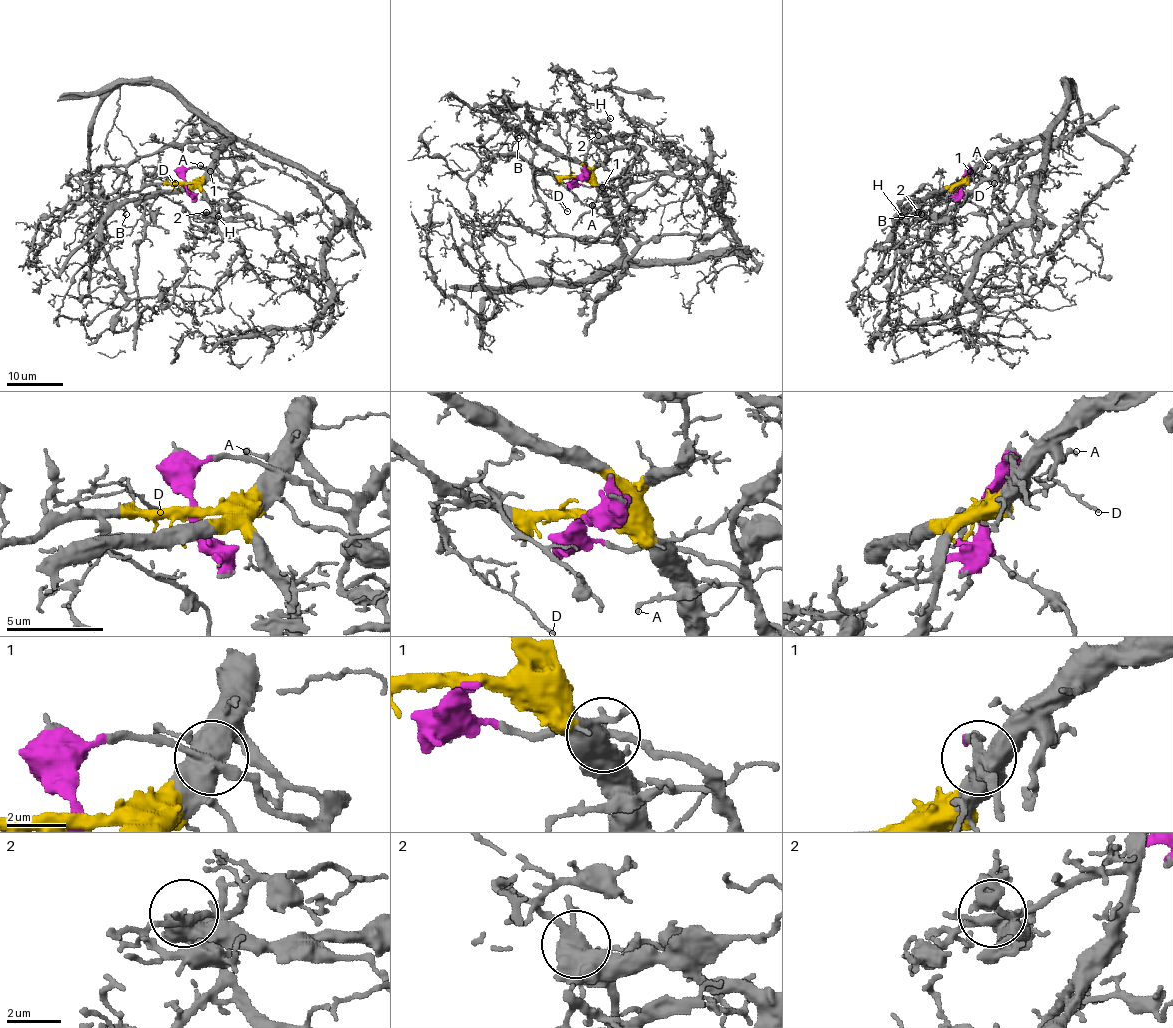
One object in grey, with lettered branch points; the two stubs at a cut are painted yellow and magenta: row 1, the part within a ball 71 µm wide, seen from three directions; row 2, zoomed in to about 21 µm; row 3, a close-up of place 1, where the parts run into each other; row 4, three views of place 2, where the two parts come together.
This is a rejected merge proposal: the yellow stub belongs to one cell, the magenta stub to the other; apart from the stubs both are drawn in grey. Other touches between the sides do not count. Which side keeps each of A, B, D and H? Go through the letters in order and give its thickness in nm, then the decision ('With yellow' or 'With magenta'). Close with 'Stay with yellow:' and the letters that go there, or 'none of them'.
A: Thickness 190 nm. With magenta
B: Thickness 130 nm. With yellow
D: Thickness 140 nm. With yellow
H: Thickness 160 nm. With yellow
Stay with yellow: B, D, H

